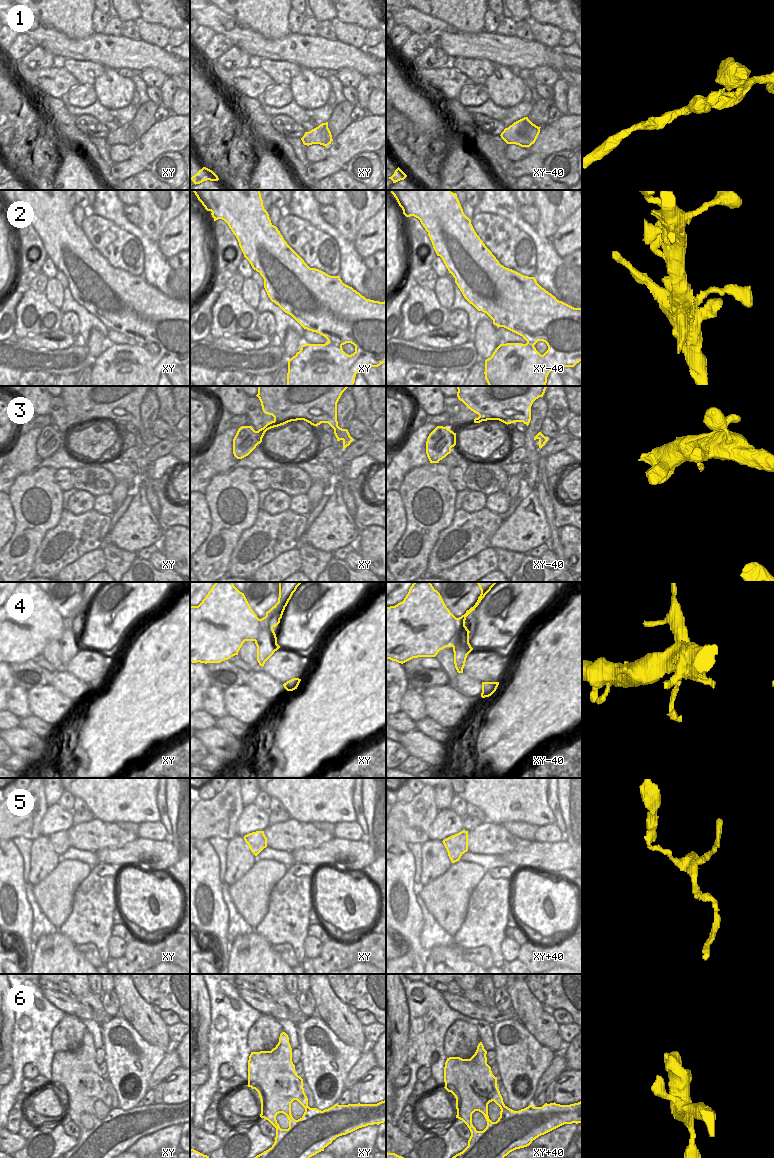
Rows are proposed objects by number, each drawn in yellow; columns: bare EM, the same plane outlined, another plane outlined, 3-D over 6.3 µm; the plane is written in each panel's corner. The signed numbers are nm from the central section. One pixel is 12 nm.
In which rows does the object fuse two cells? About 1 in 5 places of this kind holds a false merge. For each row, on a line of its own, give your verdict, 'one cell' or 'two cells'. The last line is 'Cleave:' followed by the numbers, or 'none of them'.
1: one cell
2: one cell
3: one cell
4: two cells
5: one cell
6: one cell
Cleave: 4

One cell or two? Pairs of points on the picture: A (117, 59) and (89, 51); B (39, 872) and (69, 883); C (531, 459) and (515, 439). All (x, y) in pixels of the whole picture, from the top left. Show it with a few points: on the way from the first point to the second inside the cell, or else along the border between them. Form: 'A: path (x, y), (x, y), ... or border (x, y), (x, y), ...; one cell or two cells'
A: path (110, 52), (96, 51); one cell
B: border (60, 861), (43, 879), (33, 886); two cells
C: border (524, 432), (524, 444), (522, 446); two cells

